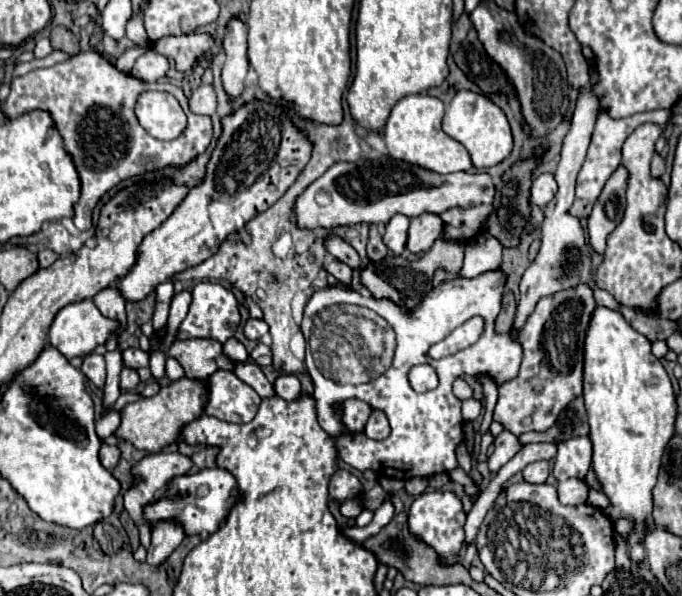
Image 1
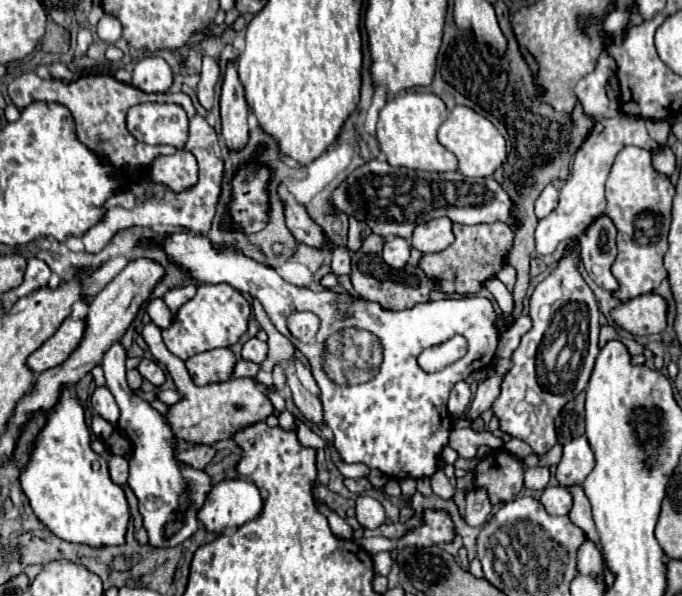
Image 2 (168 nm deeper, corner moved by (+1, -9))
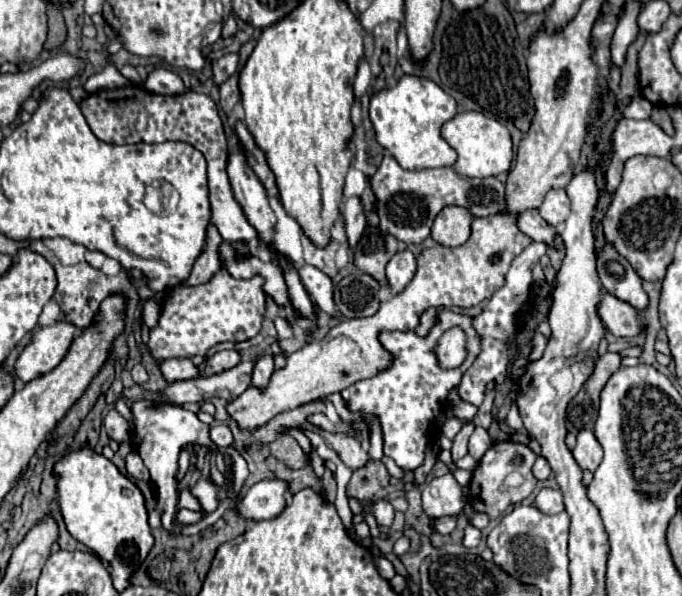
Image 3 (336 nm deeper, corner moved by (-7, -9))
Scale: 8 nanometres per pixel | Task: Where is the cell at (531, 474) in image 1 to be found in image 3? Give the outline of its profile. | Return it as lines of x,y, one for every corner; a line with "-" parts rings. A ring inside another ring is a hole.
537,457
537,461
535,461
535,465
533,465
533,475
537,477
537,479
547,479
549,475
551,475
551,467
549,467
549,463
547,463
547,459
545,457

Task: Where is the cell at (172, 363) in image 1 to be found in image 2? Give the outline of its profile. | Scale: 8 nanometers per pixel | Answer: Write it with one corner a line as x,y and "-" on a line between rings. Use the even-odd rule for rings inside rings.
199,285
195,297
181,307
169,331
163,331
163,343
175,357
183,361
207,349
231,347
247,331
249,313
249,303
231,285

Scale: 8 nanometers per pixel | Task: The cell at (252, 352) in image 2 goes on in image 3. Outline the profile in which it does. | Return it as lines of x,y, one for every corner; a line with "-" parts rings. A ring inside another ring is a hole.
261,353
257,355
255,359
255,371
253,371
253,381
251,381
251,387
257,387
257,389
265,389
269,379
273,375
273,355
271,353

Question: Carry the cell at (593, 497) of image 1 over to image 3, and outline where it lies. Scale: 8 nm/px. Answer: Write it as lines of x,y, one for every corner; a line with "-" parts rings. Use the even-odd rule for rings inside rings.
581,431
577,435
577,445
573,449
575,461
581,465
581,469
595,471
603,459
603,447
599,445
593,431

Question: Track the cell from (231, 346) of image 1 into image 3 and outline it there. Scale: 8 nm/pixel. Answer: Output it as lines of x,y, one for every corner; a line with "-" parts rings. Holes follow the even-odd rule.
305,431
305,435
311,439
311,443
313,443
317,455
319,455
321,459
325,459
325,461
333,461
333,463
339,463
337,453
335,453
335,451
333,451
333,449
321,439
321,435
317,435
317,433
313,433
313,431

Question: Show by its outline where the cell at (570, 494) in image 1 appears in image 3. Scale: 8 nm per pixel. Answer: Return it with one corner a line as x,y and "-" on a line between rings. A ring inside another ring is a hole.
541,489
535,497
533,503
541,513
545,515
553,515
553,513
561,513
565,509
563,505
563,495
557,489

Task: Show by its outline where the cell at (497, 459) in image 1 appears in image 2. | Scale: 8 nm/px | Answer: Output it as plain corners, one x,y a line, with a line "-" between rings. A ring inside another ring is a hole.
475,487
469,495
467,495
467,513
465,513
465,521
471,527
479,527
483,525
489,515
493,511
493,505
489,501
487,489
485,487

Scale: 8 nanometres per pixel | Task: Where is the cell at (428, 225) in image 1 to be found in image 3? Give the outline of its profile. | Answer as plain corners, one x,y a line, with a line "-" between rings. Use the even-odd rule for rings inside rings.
457,205
443,207
433,223
431,237
447,247
463,245
471,235
471,223
473,215
467,207
457,207

